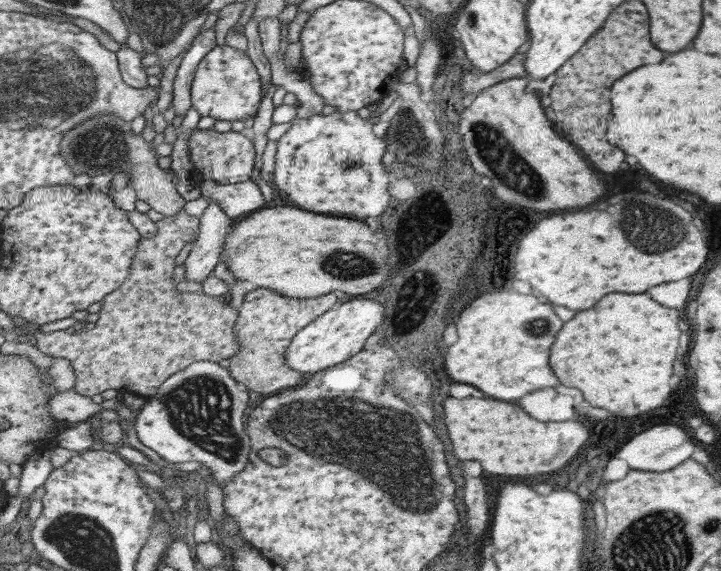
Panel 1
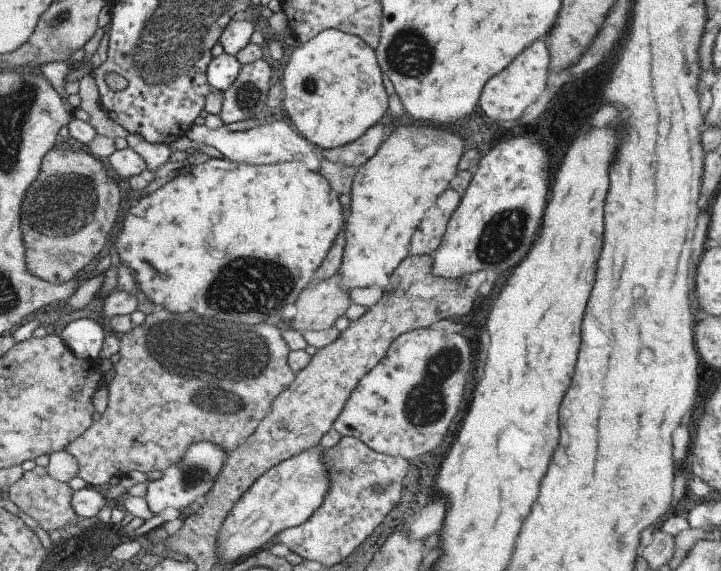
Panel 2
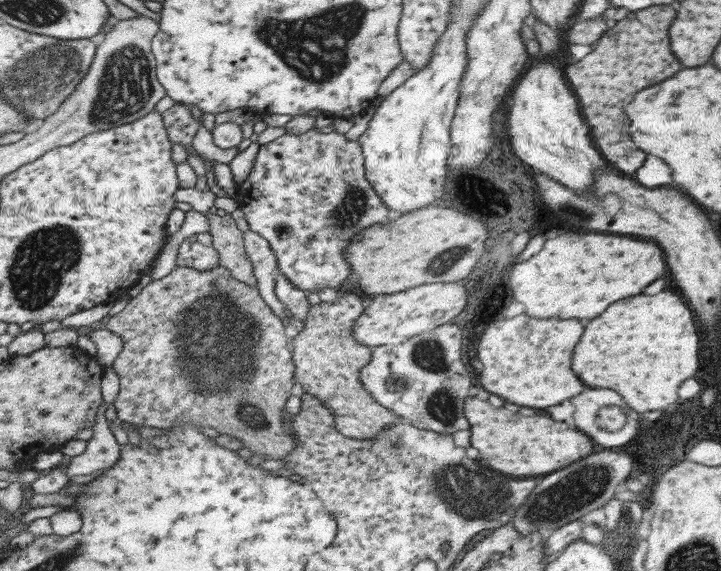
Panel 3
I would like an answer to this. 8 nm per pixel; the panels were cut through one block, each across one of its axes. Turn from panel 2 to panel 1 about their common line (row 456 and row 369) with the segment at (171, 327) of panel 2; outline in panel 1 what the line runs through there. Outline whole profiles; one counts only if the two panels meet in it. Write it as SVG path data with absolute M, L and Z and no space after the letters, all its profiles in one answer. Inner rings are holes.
M181 210L177 216L163 216L163 220L157 222L157 228L159 234L155 238L143 238L143 242L139 244L139 254L135 254L135 264L129 280L115 294L109 294L103 300L103 308L99 312L99 322L95 324L95 328L77 334L73 334L71 330L57 330L51 334L43 334L39 326L21 328L25 334L31 334L37 340L37 348L43 354L51 356L53 360L67 358L73 362L77 370L75 392L81 396L93 398L97 394L101 396L105 390L115 390L115 392L131 392L151 400L157 398L159 390L169 378L173 378L173 374L179 374L189 366L201 362L219 362L221 366L229 366L231 358L243 352L243 346L235 332L237 322L241 318L239 316L241 310L231 308L225 296L217 298L207 292L203 292L205 296L195 292L181 292L177 290L177 284L173 280L177 256L193 240L193 236L201 232L201 218Z

